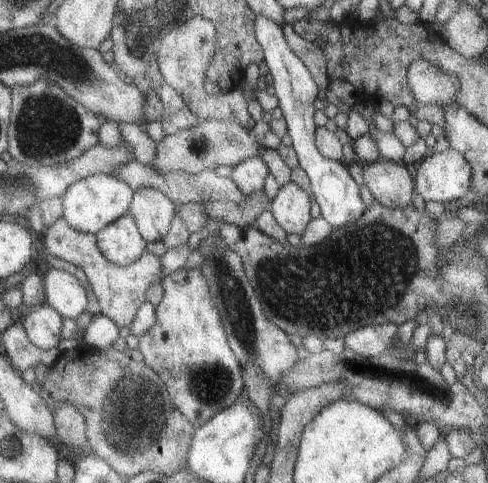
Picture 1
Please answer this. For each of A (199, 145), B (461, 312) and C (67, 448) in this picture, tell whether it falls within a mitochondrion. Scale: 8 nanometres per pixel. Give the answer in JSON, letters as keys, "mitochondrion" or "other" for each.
{"A":"mitochondrion","B":"mitochondrion","C":"other"}

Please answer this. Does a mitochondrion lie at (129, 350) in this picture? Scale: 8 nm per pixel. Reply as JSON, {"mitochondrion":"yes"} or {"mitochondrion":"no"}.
{"mitochondrion":"no"}

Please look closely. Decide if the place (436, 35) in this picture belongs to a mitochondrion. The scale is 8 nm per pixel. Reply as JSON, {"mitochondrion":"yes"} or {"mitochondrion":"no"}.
{"mitochondrion":"no"}

